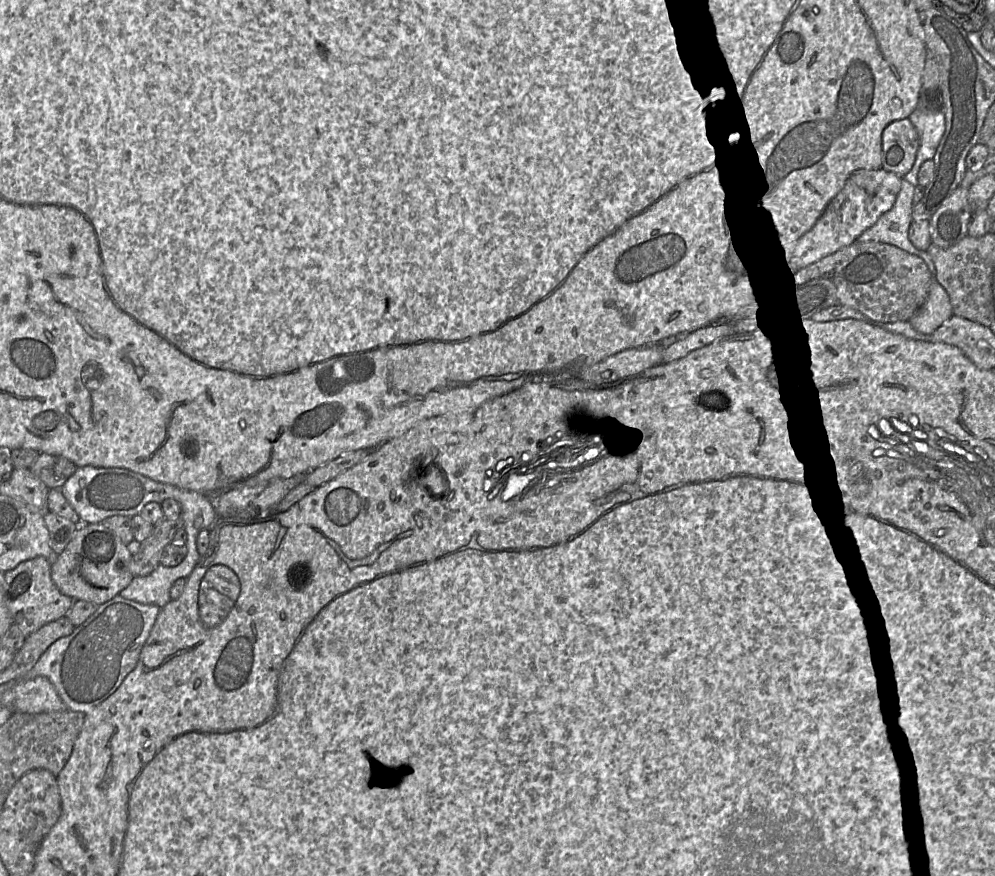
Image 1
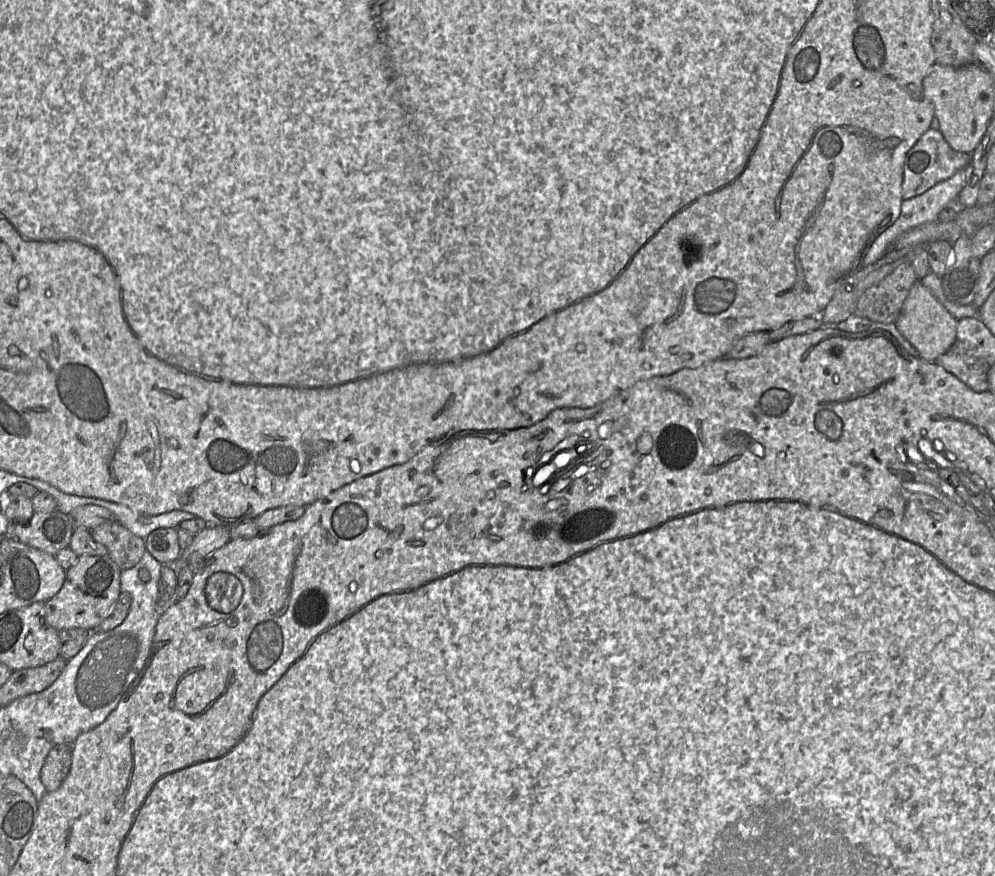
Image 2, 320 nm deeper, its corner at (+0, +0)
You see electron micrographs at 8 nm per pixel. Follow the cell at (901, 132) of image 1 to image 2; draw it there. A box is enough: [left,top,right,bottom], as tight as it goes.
[903,128,970,200]

